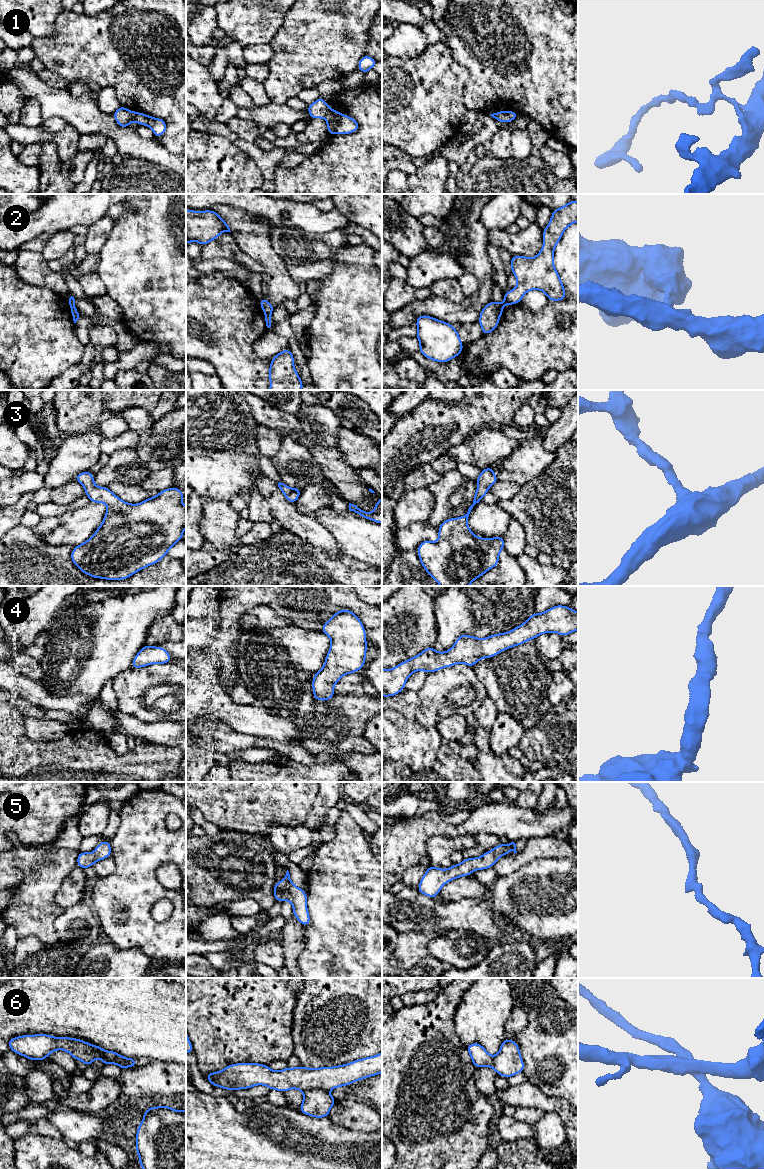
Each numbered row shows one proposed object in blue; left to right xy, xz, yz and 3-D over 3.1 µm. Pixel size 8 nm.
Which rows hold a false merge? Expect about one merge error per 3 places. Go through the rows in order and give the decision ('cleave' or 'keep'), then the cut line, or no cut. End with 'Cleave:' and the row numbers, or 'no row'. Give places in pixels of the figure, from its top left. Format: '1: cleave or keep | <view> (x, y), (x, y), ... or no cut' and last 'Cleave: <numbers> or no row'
1: cleave | xz (331, 109), (325, 118)
2: cleave | xz (265, 315), (270, 316)
3: keep | no cut
4: keep | no cut
5: keep | no cut
6: cleave | xz (327, 1090), (306, 1088), (303, 1091)
Cleave: 1, 2, 6

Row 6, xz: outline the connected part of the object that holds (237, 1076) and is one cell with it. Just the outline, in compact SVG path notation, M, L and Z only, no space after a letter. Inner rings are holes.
M382 1052L347 1064L320 1068L298 1066L274 1071L264 1064L236 1063L227 1065L221 1071L211 1072L205 1078L213 1086L231 1091L256 1085L281 1092L290 1089L304 1091L309 1088L330 1091L379 1073L382 1073Z

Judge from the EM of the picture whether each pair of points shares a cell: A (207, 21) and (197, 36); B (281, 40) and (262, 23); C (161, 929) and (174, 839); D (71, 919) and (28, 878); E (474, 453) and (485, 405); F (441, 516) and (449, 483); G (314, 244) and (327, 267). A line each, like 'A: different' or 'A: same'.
A: same
B: different
C: same
D: different
E: different
F: same
G: different

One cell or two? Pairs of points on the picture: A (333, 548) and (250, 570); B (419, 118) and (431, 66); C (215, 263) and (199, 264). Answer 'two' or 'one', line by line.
A: two
B: one
C: one

